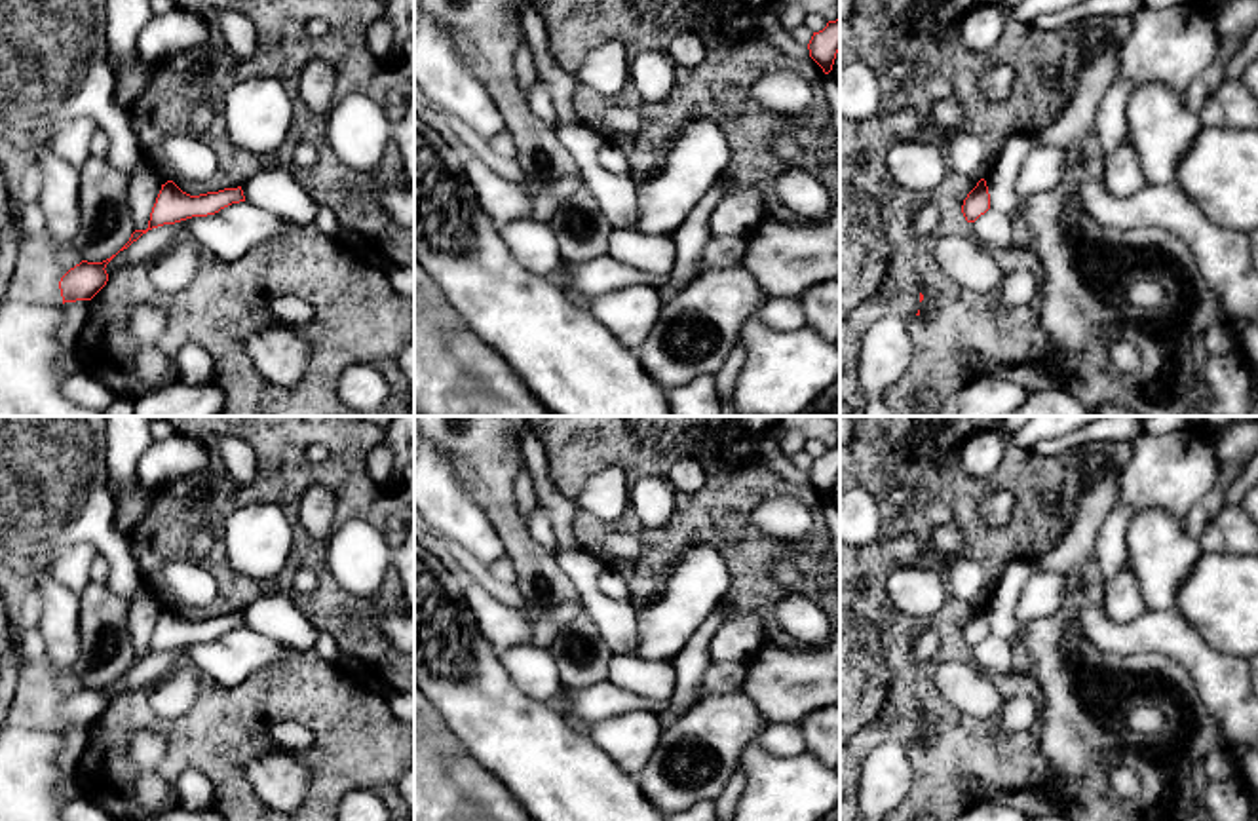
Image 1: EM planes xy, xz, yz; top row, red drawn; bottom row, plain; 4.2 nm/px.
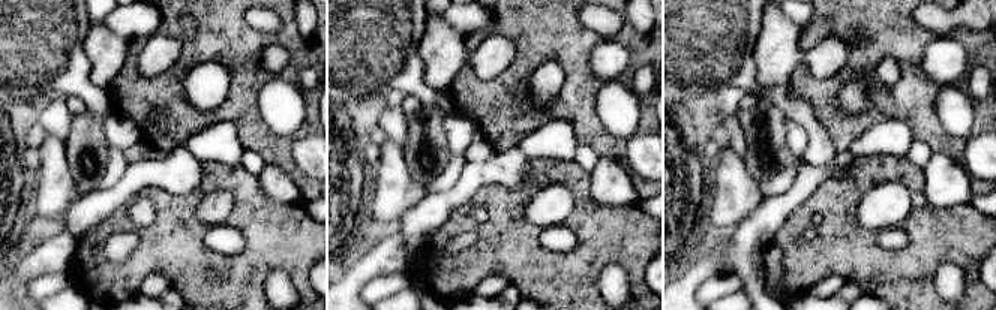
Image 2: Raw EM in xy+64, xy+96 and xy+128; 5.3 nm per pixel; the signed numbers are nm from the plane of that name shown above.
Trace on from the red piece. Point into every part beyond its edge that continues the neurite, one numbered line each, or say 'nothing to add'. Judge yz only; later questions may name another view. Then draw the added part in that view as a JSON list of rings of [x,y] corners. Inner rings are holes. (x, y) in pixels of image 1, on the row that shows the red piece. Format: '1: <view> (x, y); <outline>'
nothing to add

